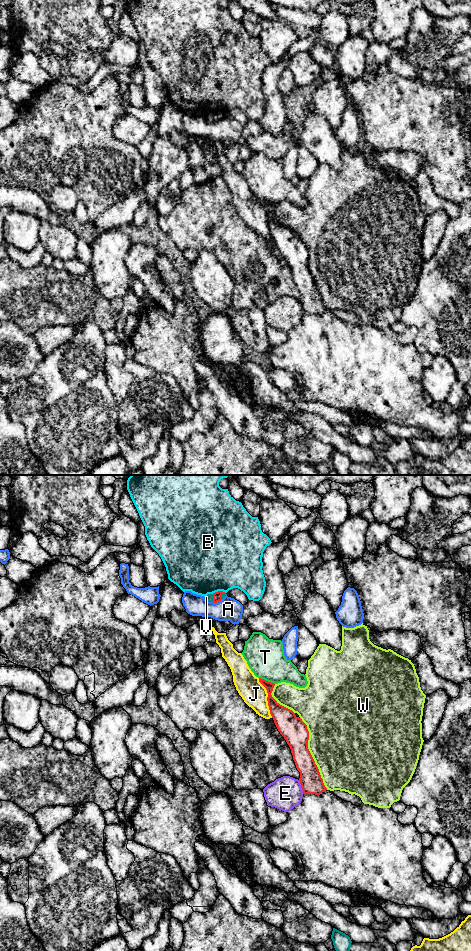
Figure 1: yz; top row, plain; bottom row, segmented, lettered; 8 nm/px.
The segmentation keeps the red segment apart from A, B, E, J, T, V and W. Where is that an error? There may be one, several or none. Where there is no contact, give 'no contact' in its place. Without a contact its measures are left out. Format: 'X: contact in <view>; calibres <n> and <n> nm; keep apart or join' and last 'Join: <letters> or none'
A: contact in yz; calibres 80 and 190 nm; keep apart
B: contact in yz; calibres 80 and 500 nm; keep apart
E: contact in yz; calibres 180 and 260 nm; keep apart
J: contact in yz; calibres 180 and 200 nm; keep apart
T: contact in yz; calibres 110 and 300 nm; keep apart
V: contact in yz; calibres 80 and 60 nm; keep apart
W: contact in yz; calibres 200 and 500 nm; keep apart
Join: none

